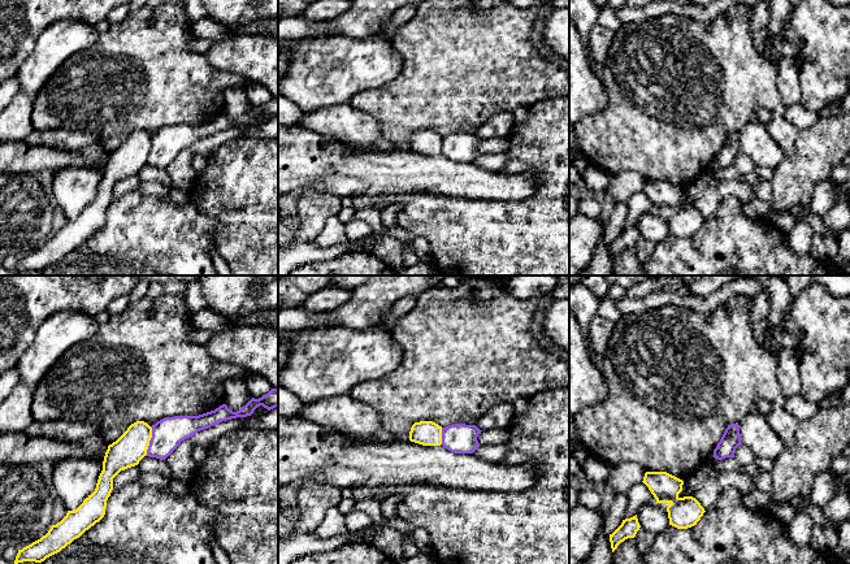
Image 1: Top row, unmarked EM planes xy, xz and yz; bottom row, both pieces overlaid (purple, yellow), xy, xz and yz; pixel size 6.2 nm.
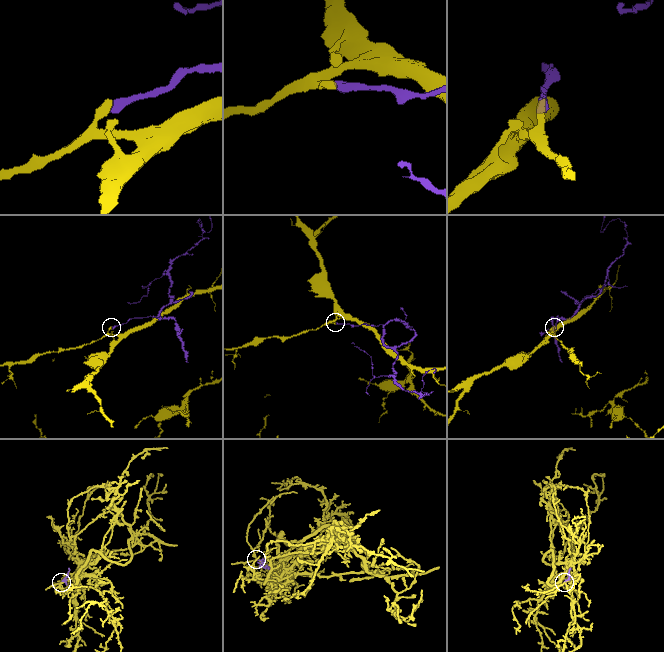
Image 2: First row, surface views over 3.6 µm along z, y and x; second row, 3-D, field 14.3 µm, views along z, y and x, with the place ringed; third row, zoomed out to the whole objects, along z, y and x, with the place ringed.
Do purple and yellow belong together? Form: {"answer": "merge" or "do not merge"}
{"answer": "do not merge"}

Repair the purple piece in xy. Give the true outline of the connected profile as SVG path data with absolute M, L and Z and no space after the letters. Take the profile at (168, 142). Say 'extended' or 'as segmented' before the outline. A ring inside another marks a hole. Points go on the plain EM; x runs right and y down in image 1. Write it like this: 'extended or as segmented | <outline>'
as segmented | M272 97L259 108L252 107L237 121L233 121L226 113L222 113L214 120L199 125L165 126L151 135L152 147L146 165L165 169L182 149L192 146L198 140L226 129L251 125L260 114L268 120L278 116L278 97Z

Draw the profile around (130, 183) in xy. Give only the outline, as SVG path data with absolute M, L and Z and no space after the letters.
M139 174L121 179L113 187L113 199L120 199L121 196L123 196L127 192L136 191L140 183L142 183L142 179L140 179Z

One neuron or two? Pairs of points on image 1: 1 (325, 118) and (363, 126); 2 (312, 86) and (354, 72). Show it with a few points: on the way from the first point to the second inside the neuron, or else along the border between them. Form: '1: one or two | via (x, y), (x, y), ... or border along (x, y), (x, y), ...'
1: one | via (334, 122), (354, 126)
2: one | via (322, 76), (326, 72), (343, 72)

